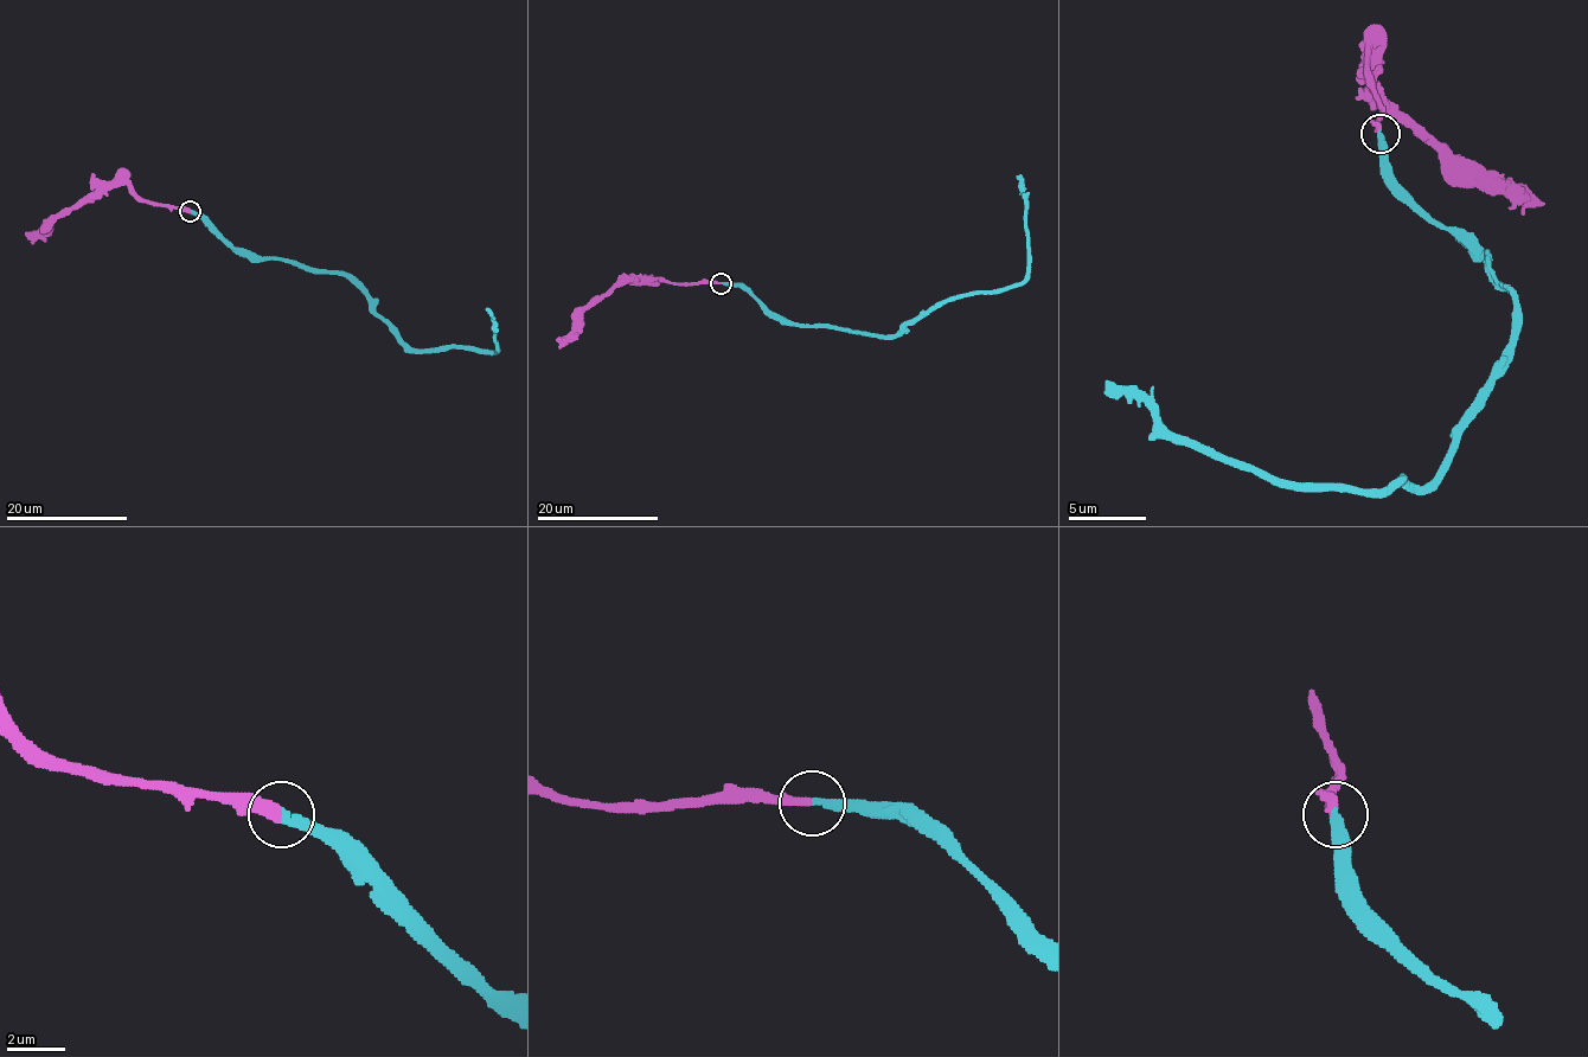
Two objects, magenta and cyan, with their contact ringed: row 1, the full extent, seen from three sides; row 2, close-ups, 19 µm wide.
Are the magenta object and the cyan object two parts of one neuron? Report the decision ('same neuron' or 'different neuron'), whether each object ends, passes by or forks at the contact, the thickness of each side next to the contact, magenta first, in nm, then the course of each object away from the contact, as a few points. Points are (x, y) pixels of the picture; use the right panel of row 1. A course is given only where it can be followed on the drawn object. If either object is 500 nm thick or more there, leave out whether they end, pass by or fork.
same neuron; magenta ends there; cyan ends there; 340 nm thick on the magenta side, 280 nm on the other; magenta runs (1378, 132), (1378, 109), (1368, 62), (1368, 82), (1457, 164), (1503, 179), (1545, 203); cyan runs (1378, 132), (1378, 164), (1487, 256), (1515, 299), (1515, 343), (1426, 486), (1274, 486), (1184, 447), (1107, 380)

